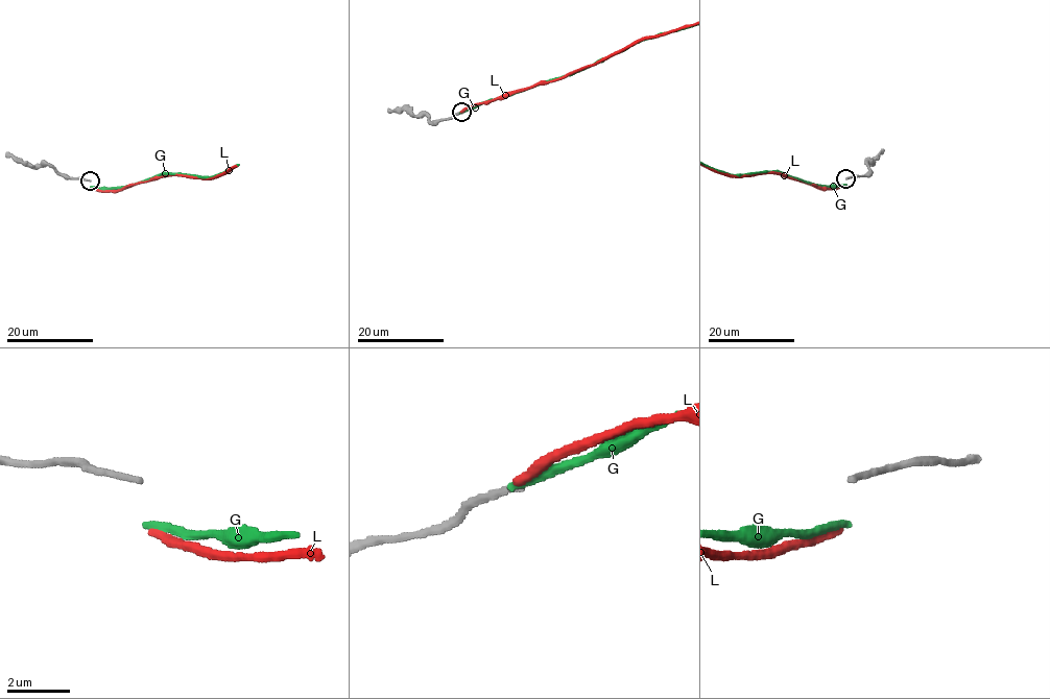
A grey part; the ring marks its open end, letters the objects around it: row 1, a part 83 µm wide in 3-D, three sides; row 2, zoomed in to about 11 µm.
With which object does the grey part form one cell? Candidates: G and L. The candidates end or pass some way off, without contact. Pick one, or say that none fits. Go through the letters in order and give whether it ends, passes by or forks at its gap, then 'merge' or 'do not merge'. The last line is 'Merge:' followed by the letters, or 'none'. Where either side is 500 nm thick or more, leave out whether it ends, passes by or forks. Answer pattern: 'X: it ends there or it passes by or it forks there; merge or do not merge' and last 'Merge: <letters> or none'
G: it ends there; merge
L: it ends there; do not merge
Merge: G

